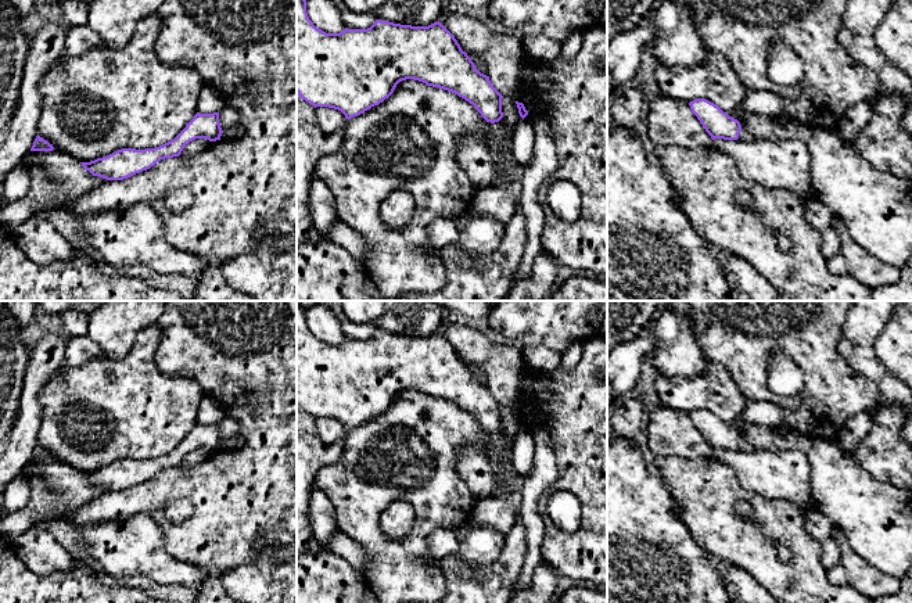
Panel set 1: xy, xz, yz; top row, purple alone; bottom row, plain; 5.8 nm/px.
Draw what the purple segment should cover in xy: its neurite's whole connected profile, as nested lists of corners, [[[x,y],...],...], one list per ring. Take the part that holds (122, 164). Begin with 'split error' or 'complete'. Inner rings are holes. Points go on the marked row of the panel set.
complete; [[[219,112],[200,114],[170,141],[146,150],[122,148],[107,157],[90,162],[80,162],[93,176],[107,180],[123,180],[150,169],[165,158],[179,157],[183,148],[195,139],[220,140],[223,130],[219,123]]]

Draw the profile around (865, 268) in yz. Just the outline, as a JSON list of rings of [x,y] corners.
[[[833,216],[832,227],[840,236],[840,252],[844,255],[848,273],[869,288],[900,281],[902,269],[886,265],[855,244],[840,218]]]

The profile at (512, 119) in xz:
[[[502,97],[503,118],[499,121],[507,132],[502,134],[502,146],[498,152],[498,182],[495,187],[506,186],[514,177],[516,161],[511,152],[513,133],[521,123],[523,118],[518,114],[516,100],[511,97]]]

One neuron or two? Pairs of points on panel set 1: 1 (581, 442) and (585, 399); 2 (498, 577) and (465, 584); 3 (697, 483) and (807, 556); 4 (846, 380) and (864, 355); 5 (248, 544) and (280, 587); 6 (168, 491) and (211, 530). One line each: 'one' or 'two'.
1: one
2: one
3: one
4: two
5: two
6: one

